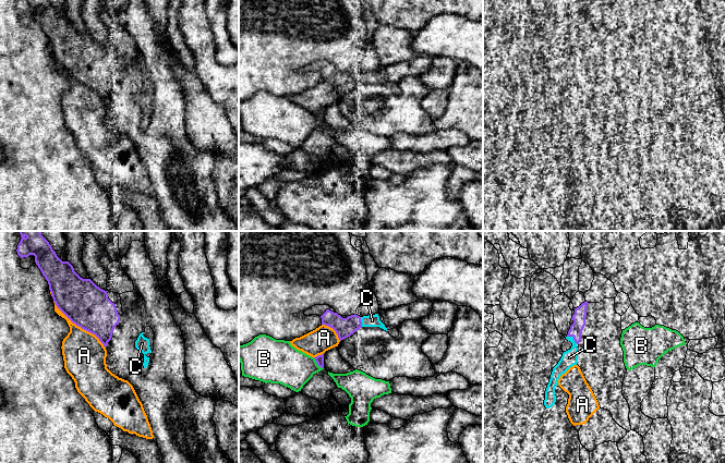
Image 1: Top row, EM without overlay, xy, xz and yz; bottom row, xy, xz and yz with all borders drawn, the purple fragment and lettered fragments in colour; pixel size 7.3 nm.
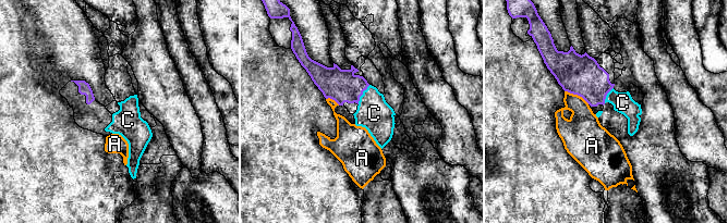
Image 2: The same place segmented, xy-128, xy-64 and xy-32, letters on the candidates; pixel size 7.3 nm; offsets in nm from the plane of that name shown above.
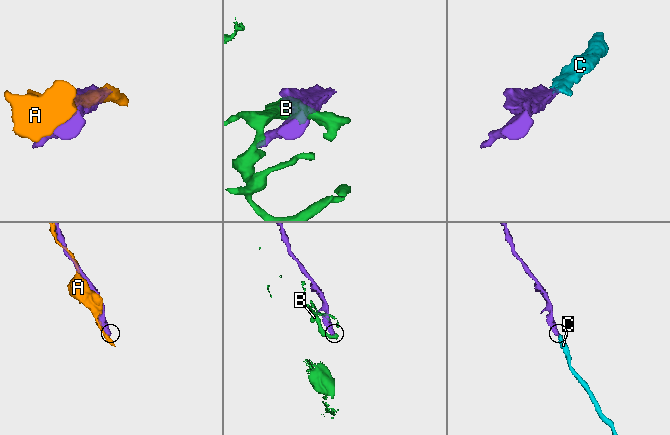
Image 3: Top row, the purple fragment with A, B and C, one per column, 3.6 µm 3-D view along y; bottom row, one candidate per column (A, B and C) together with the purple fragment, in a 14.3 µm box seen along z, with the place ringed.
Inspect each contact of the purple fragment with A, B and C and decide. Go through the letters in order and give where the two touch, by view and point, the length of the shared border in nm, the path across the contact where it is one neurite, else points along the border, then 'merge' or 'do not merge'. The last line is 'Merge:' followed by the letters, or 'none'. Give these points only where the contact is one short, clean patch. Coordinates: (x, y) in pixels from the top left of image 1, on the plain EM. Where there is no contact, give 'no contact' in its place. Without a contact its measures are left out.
A: meets purple in xy at (80, 82); contact 500 nm long; do not merge
B: meets purple in xz at (317, 120); contact 120 nm long; do not merge
C: meets purple in yz at (574, 94); contact 100 nm long; merge
Merge: C

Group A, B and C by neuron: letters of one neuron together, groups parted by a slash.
A / B / C

